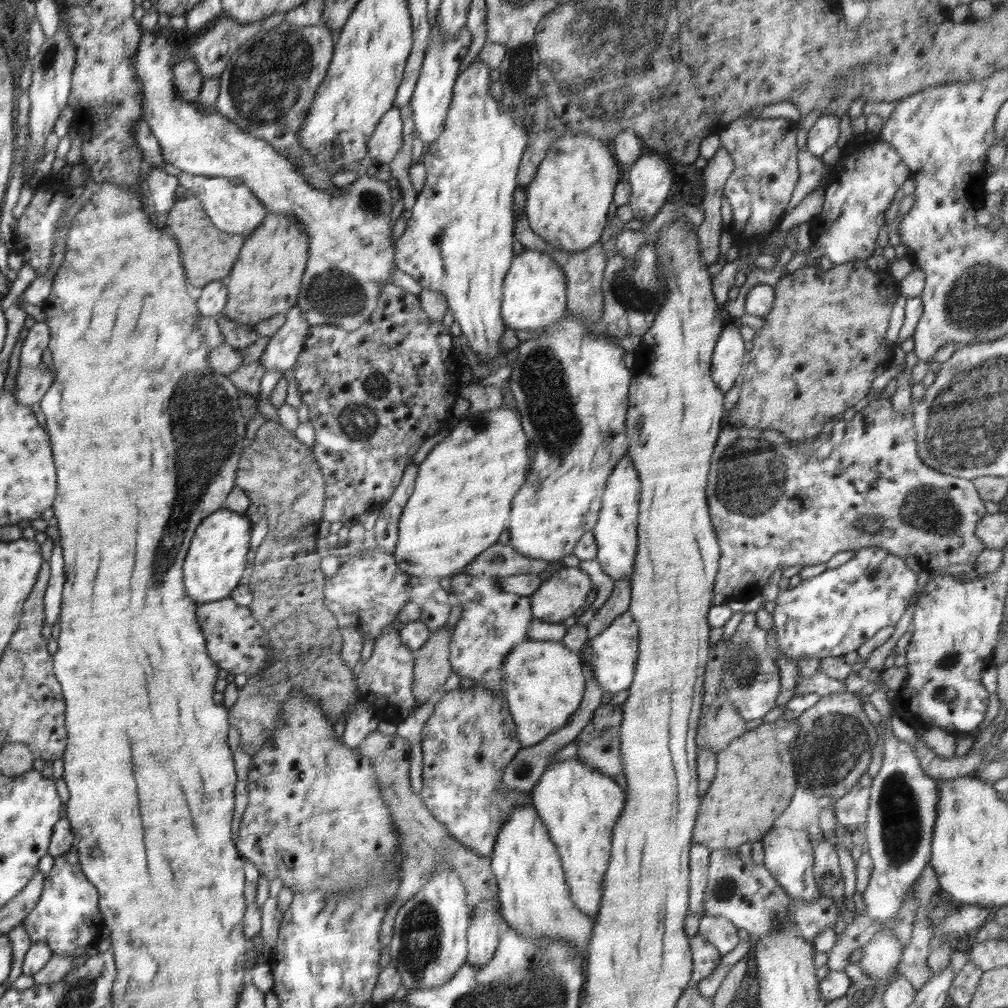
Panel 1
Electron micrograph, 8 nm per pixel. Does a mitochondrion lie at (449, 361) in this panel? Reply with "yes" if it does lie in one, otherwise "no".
no

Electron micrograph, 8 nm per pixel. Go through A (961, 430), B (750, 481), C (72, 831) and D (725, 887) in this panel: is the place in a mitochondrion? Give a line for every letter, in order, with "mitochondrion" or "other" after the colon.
A: mitochondrion
B: mitochondrion
C: other
D: mitochondrion

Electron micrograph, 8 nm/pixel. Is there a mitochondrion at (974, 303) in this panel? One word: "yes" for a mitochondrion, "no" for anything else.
yes

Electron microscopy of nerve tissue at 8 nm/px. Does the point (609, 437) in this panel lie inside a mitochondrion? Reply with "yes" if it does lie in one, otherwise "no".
yes

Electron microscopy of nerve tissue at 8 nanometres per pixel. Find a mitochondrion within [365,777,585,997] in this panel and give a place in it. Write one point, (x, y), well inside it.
(422, 936)

